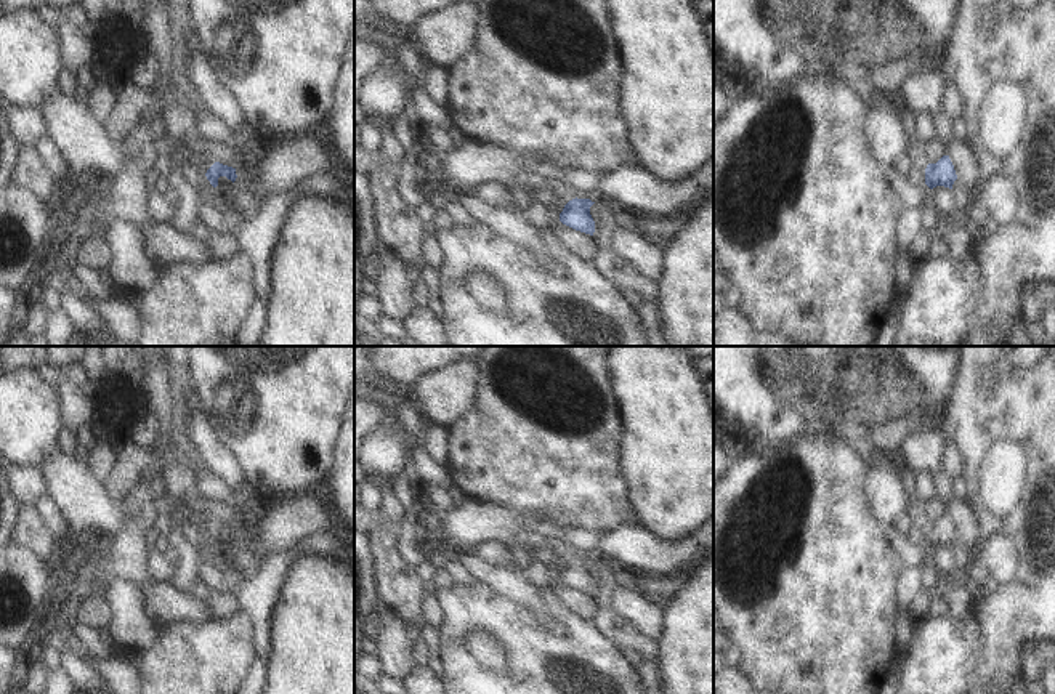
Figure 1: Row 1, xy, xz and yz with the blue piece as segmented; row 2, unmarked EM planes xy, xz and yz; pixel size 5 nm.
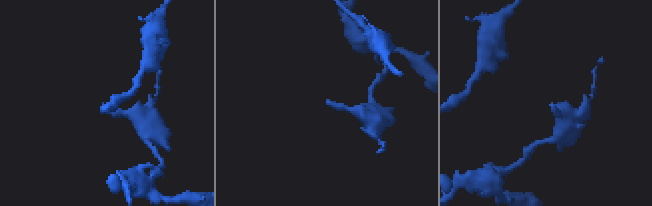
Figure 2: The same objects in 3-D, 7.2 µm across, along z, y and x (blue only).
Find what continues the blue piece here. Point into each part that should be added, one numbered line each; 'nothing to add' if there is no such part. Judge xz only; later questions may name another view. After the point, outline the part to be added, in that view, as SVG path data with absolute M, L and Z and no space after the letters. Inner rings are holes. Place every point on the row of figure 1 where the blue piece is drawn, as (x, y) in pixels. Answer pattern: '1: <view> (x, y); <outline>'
1: xz (563, 193); M552 173L545 175L545 188L548 188L555 197L558 199L558 204L566 205L569 200L576 199L576 192L572 188L566 186L566 184L555 184L553 183L555 178L552 176Z

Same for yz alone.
1: yz (916, 151); M917 139L916 144L909 143L909 147L907 147L907 154L912 159L914 168L917 168L920 171L925 171L925 168L928 165L928 159L924 154L924 144L925 143L922 143L922 141Z

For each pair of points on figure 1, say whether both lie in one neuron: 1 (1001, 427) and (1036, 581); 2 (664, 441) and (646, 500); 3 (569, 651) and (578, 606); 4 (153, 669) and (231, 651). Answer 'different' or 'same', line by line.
1: same
2: same
3: different
4: same

